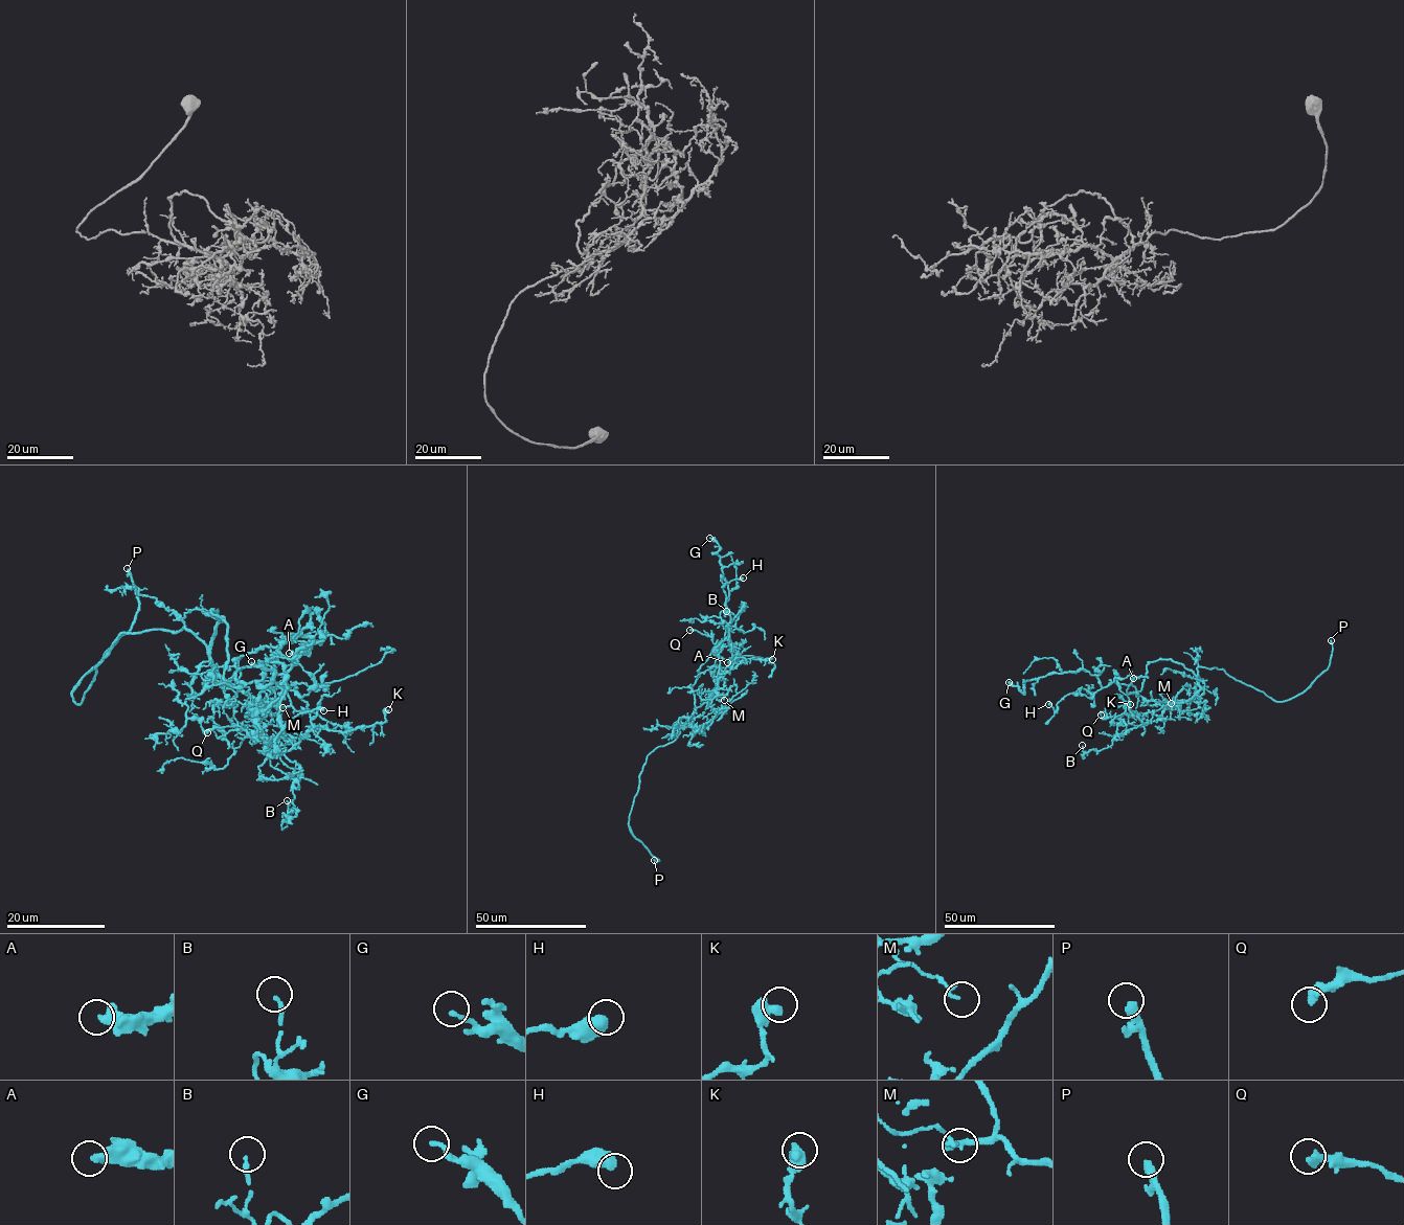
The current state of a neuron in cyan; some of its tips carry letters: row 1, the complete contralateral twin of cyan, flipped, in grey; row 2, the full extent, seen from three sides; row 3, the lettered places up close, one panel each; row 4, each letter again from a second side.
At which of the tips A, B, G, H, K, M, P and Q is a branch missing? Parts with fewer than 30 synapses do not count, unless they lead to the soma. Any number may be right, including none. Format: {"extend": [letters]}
{"extend": ["P"]}

